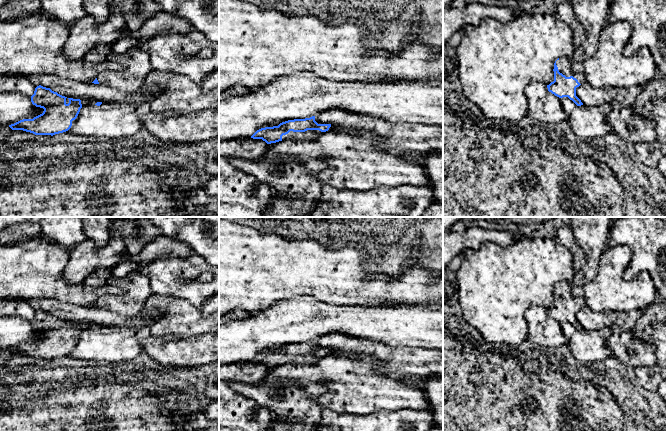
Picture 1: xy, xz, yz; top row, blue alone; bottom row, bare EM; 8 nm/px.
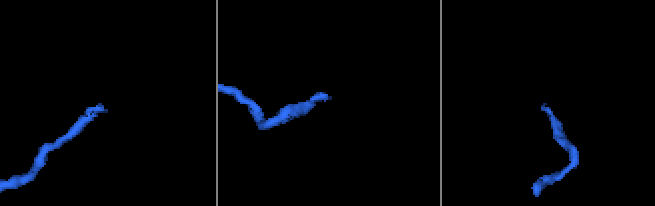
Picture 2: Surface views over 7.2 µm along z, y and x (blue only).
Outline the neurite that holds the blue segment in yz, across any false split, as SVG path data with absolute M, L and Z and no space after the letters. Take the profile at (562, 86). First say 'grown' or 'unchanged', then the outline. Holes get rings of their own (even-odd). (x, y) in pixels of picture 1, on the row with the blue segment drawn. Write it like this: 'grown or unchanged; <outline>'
grown; M560 57L554 63L554 81L547 85L548 91L559 98L568 97L577 106L583 105L576 96L576 88L585 82L582 73L573 73L573 60L567 57Z

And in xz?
grown; M315 116L305 119L294 119L280 123L278 126L257 130L251 138L262 139L267 144L283 140L305 141L314 138L314 131L326 132L331 124L318 124Z

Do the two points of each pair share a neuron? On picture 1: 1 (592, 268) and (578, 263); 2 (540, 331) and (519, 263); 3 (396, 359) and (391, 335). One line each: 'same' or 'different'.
1: different
2: different
3: different

